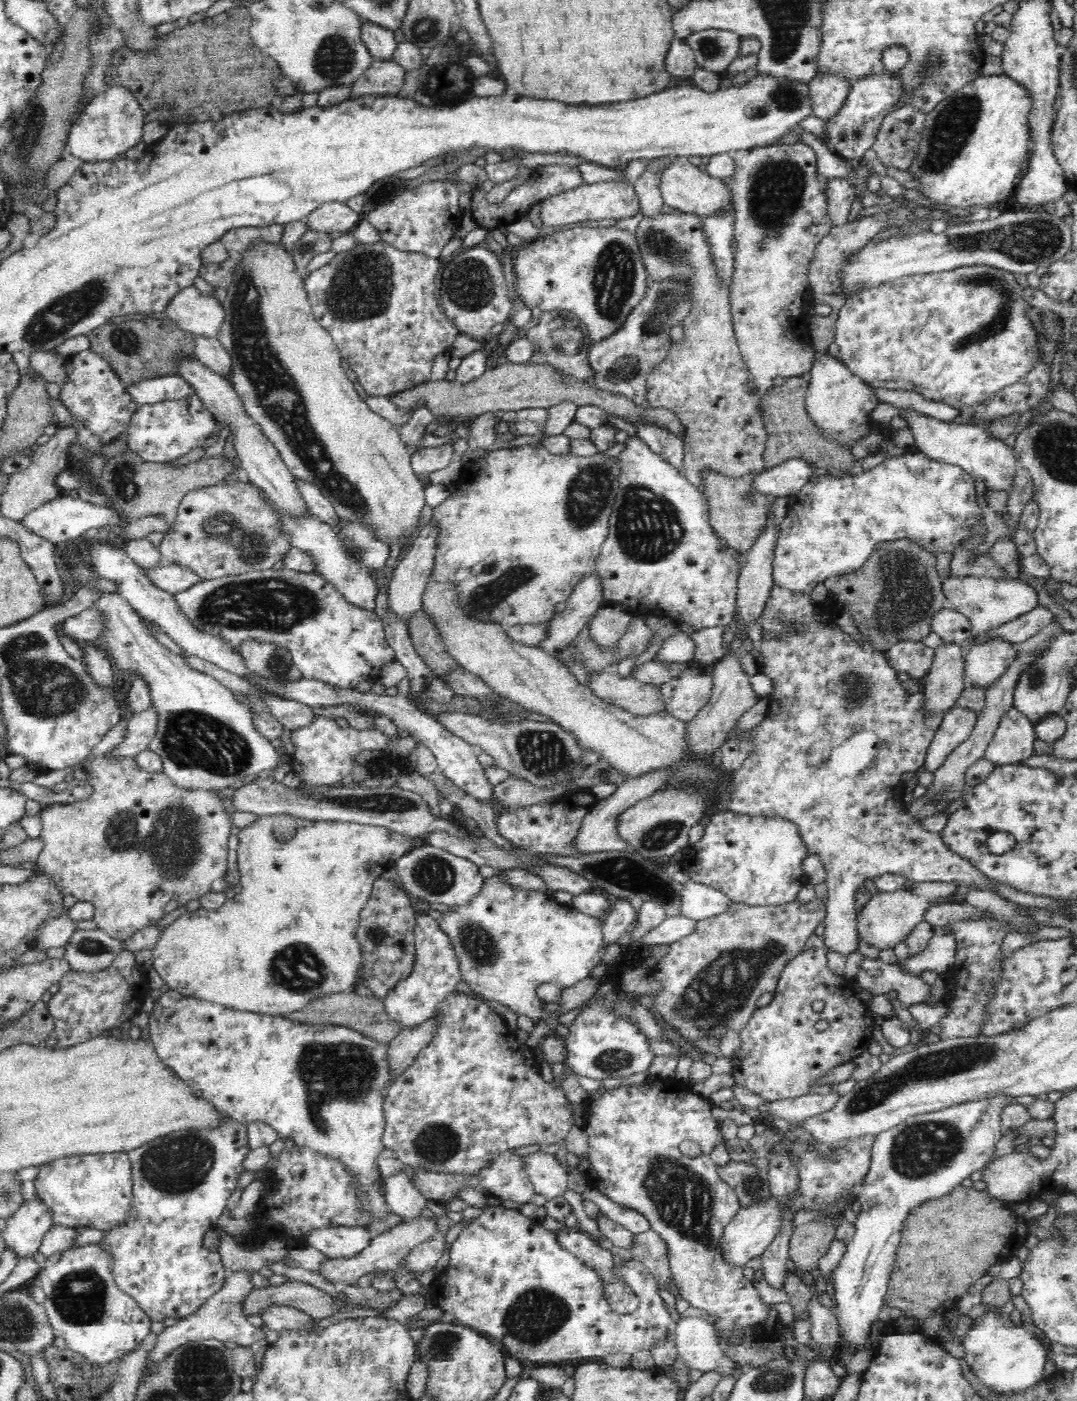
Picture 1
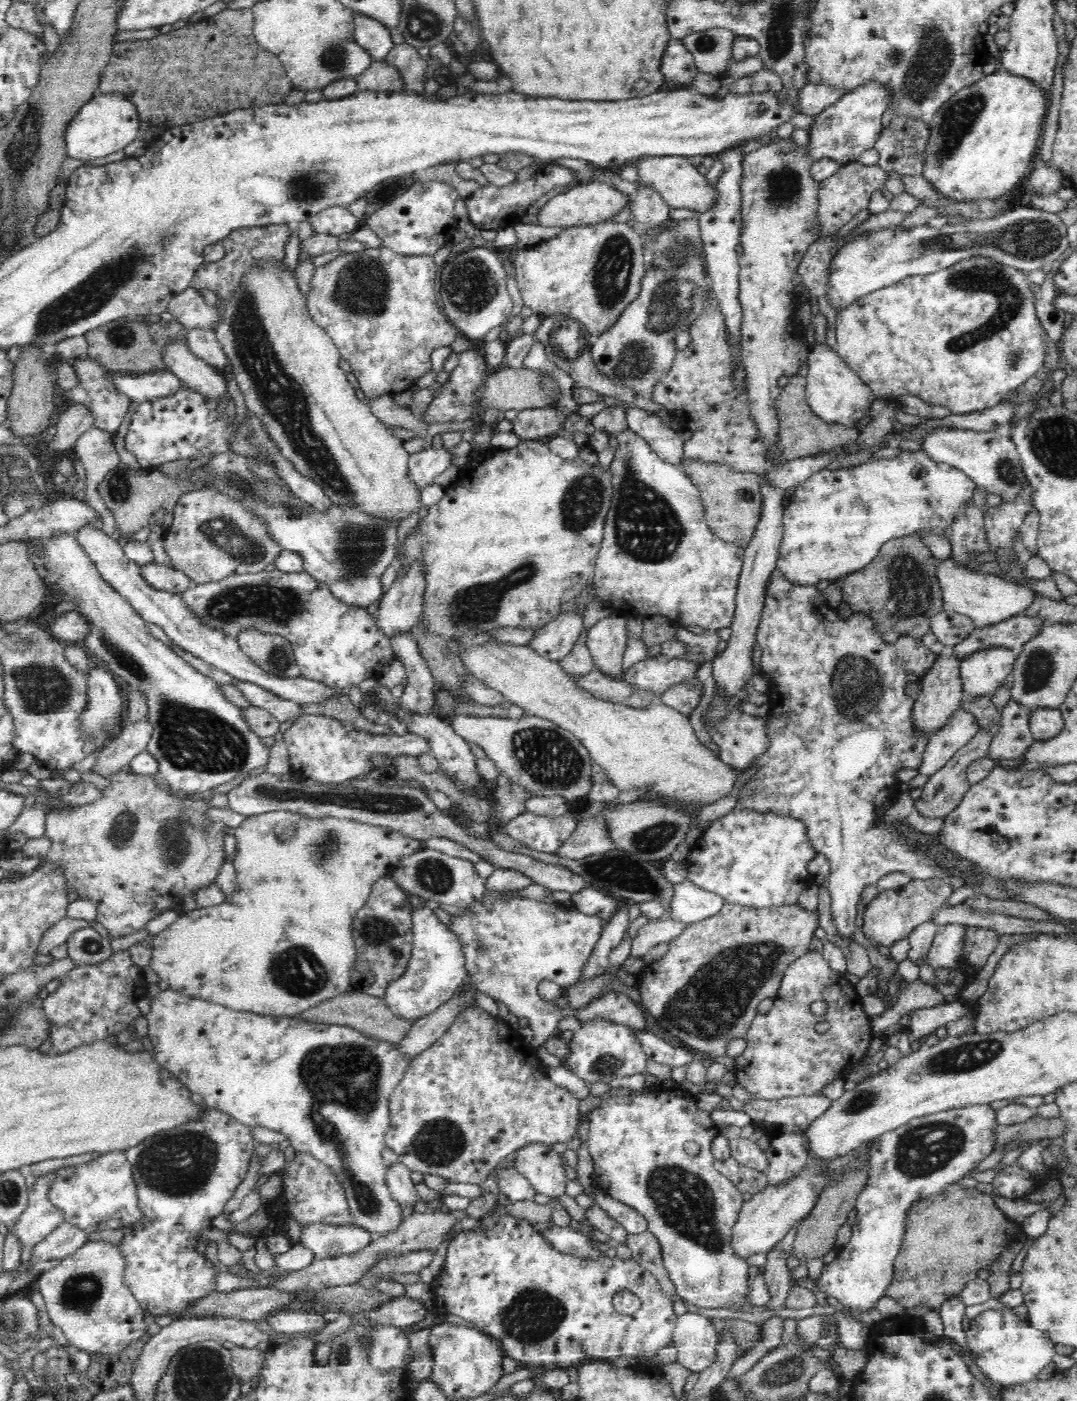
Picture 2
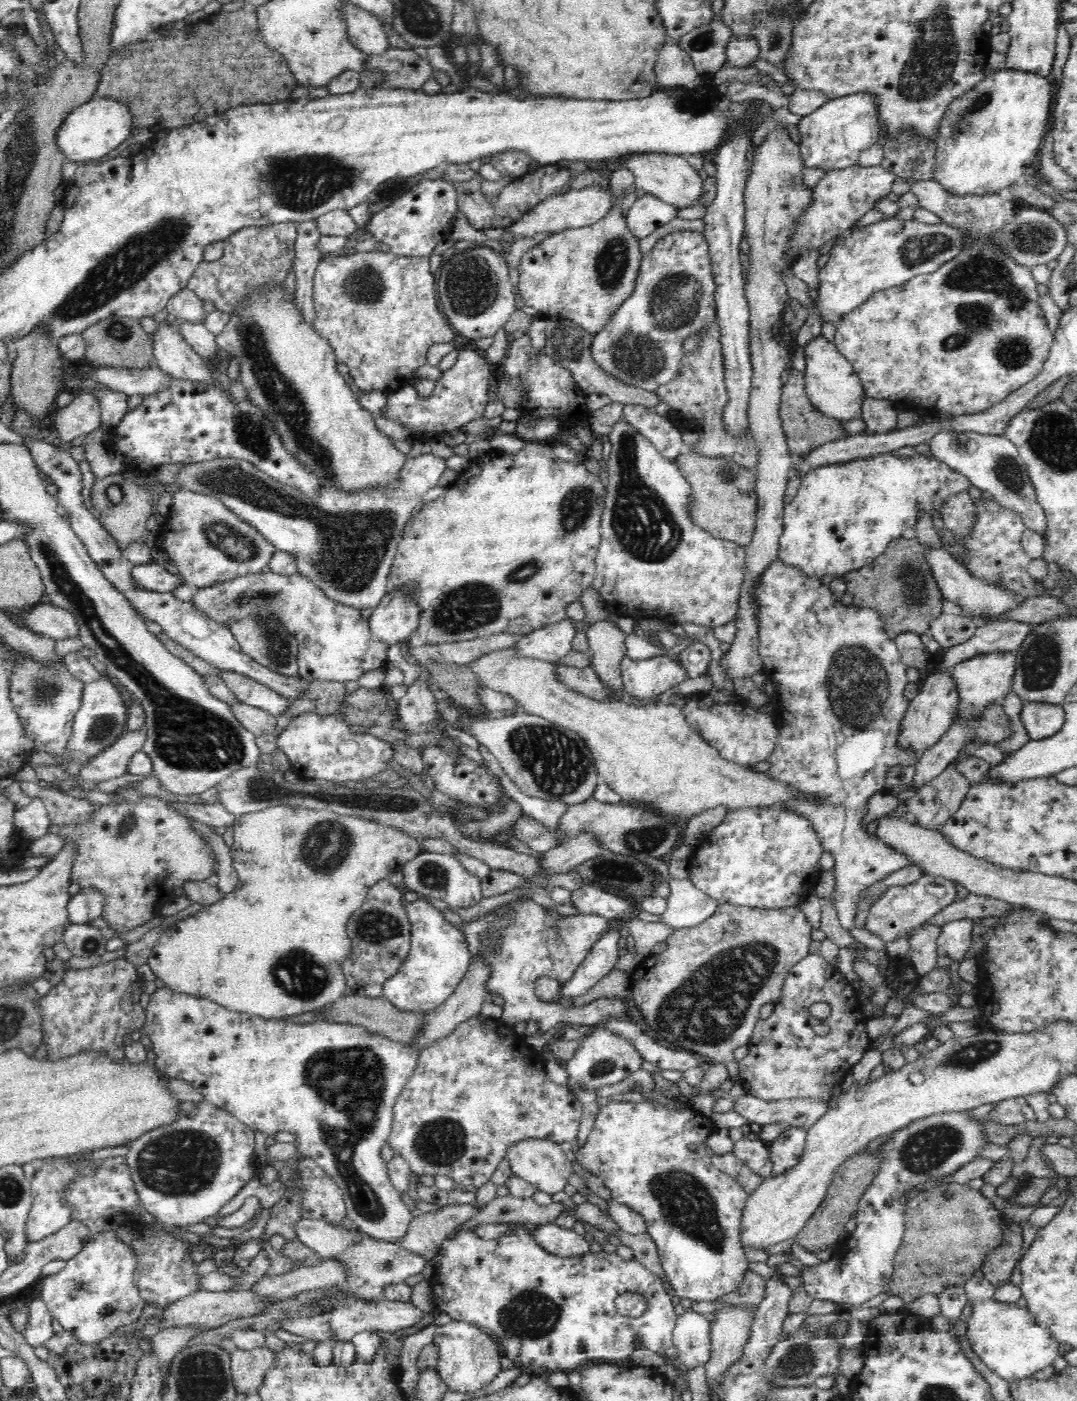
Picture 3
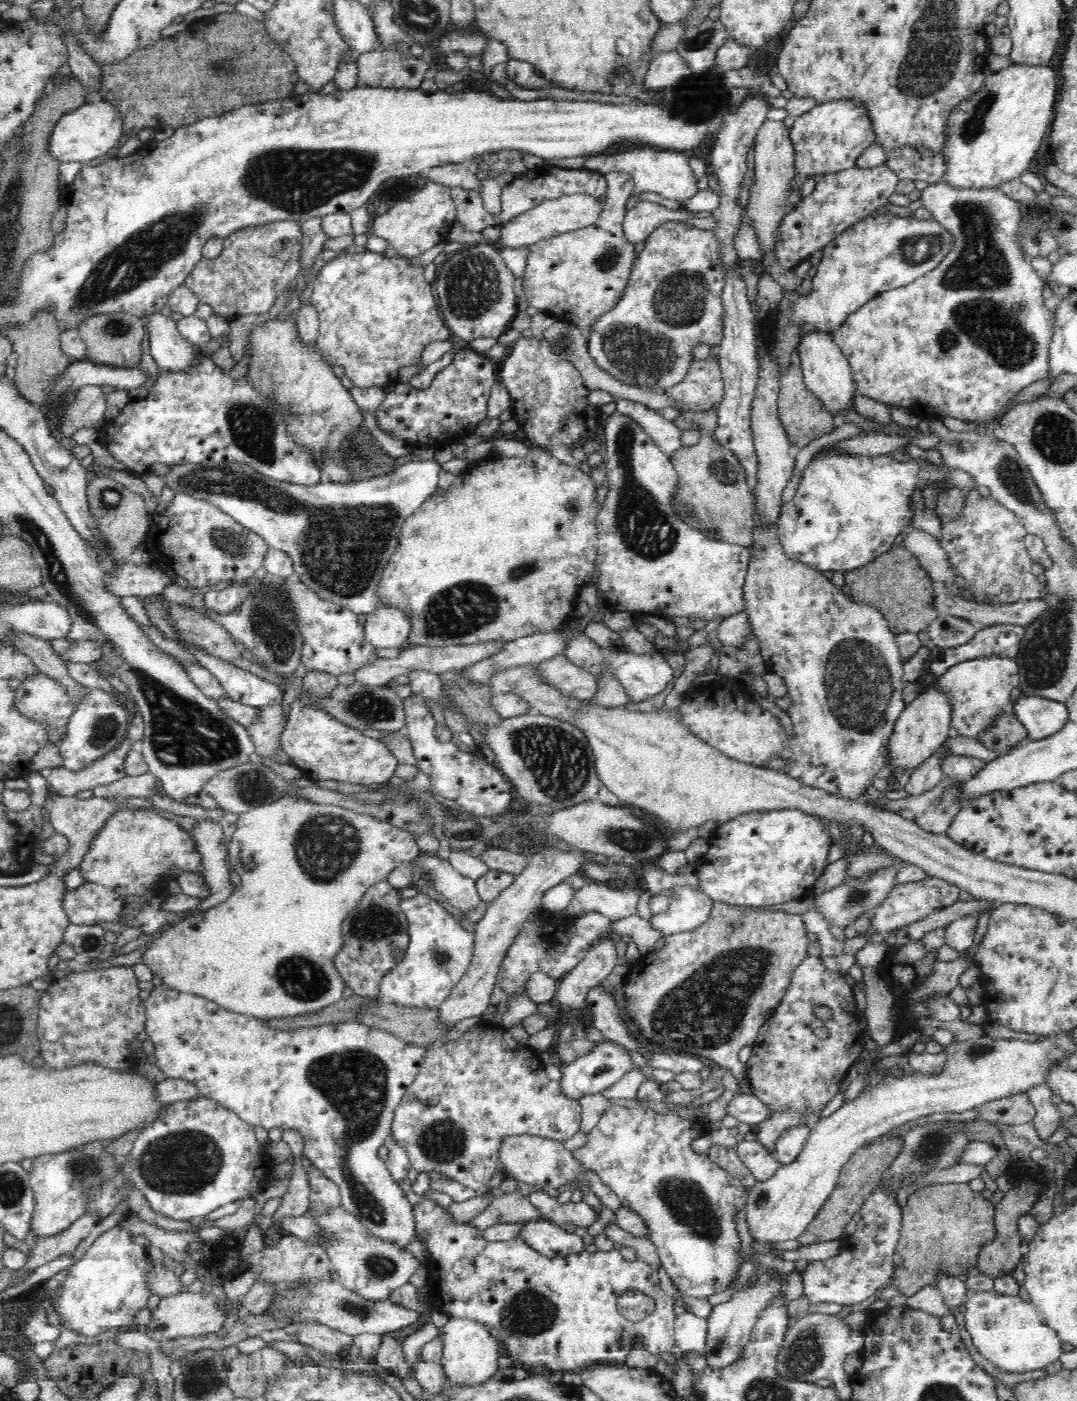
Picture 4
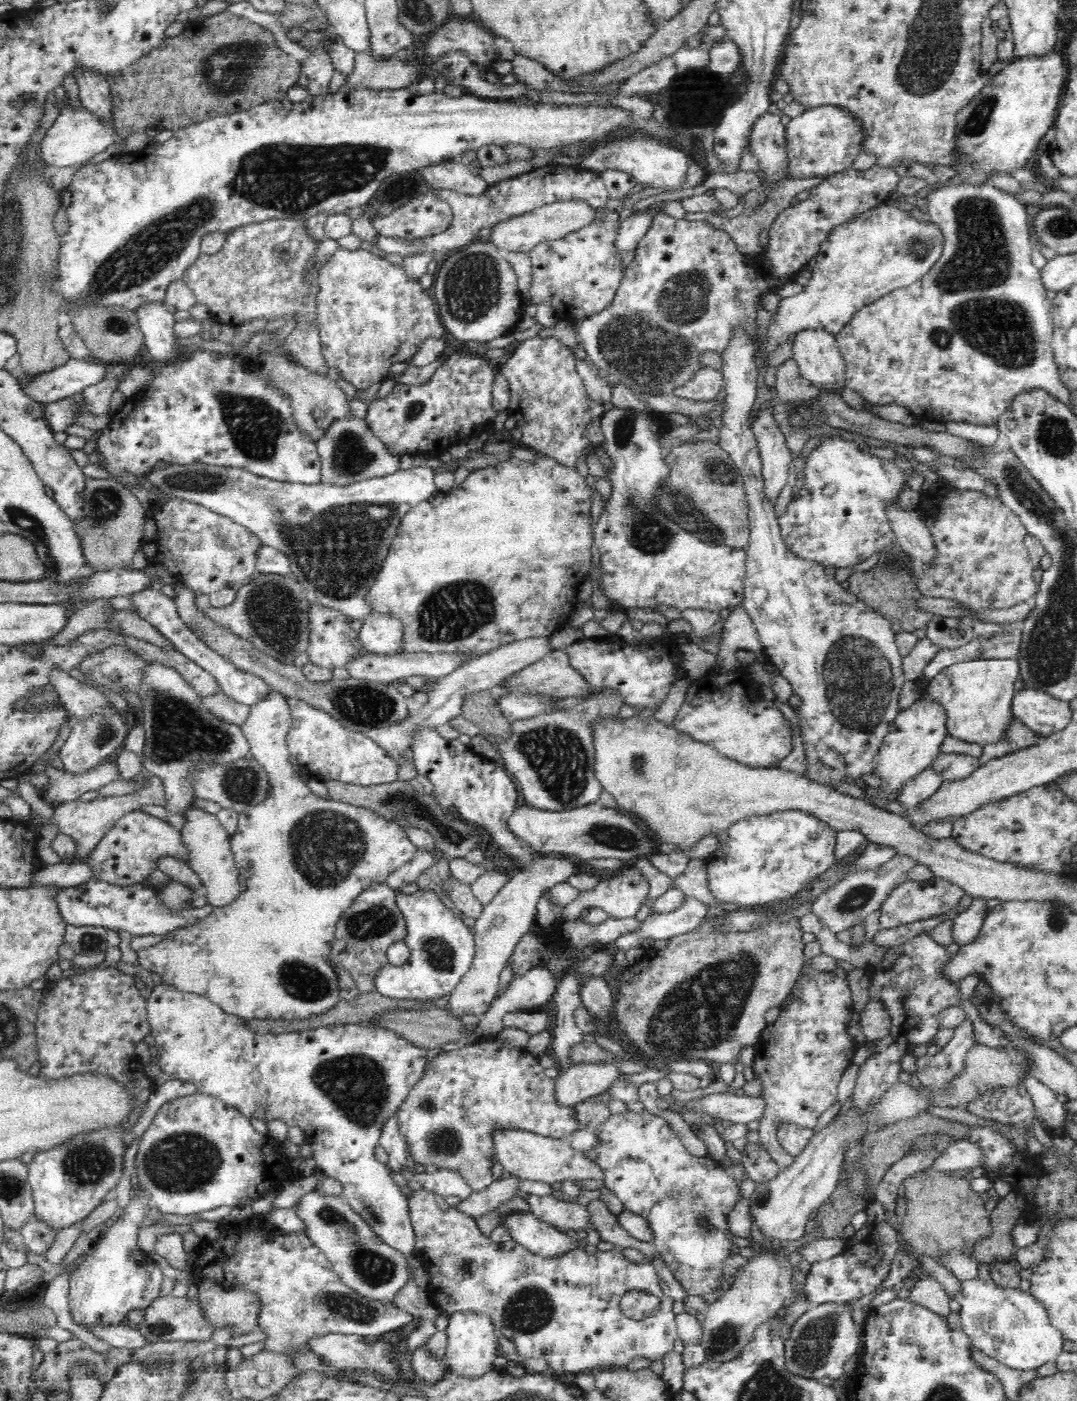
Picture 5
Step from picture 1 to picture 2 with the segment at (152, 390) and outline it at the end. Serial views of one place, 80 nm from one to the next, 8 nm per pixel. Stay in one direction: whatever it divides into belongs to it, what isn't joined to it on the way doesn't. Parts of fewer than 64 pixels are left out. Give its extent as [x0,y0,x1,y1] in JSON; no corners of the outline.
[112,370,184,404]

